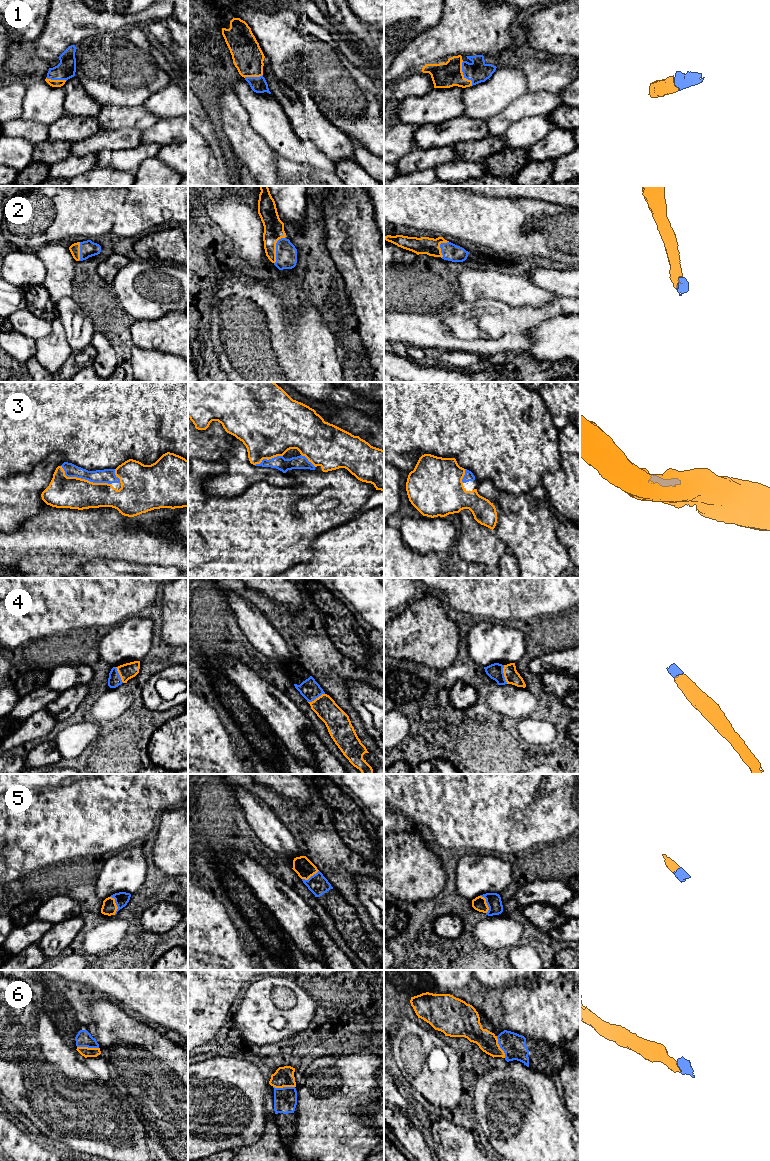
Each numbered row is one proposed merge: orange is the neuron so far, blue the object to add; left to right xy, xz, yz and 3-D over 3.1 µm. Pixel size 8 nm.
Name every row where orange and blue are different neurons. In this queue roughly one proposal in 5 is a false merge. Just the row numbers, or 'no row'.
no row

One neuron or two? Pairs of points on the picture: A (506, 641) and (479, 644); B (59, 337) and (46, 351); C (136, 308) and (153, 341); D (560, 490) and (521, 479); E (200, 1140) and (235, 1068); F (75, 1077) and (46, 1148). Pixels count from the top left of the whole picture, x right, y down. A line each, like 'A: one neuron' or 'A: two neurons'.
A: one neuron
B: one neuron
C: two neurons
D: two neurons
E: one neuron
F: two neurons

